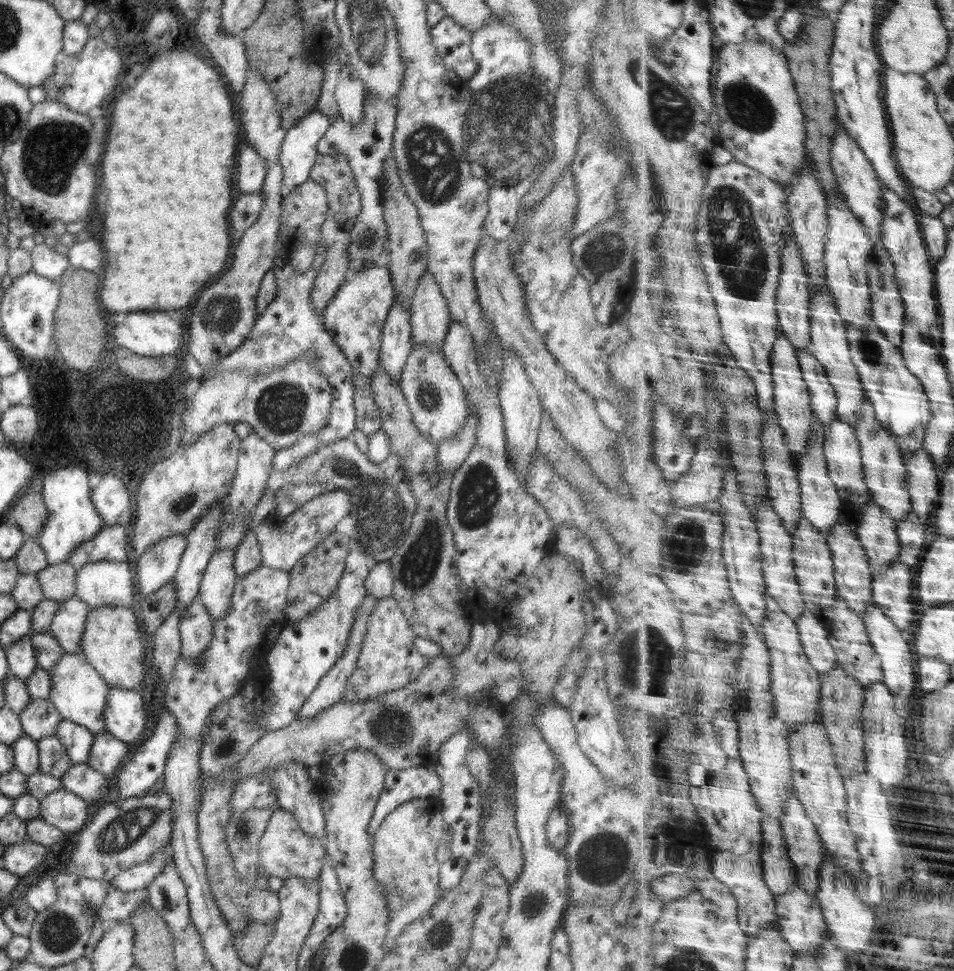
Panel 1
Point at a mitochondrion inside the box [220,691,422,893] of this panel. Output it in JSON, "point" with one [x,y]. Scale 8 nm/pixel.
{"point":[242,832]}

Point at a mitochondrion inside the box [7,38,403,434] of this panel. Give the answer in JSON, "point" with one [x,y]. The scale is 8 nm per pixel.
{"point":[49,152]}

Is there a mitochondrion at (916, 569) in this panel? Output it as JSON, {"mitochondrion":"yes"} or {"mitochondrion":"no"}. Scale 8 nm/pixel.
{"mitochondrion":"no"}

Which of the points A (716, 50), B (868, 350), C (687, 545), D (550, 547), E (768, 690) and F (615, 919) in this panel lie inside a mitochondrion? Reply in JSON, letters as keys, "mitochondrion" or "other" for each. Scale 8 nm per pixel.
{"A":"other","B":"mitochondrion","C":"mitochondrion","D":"other","E":"other","F":"other"}

